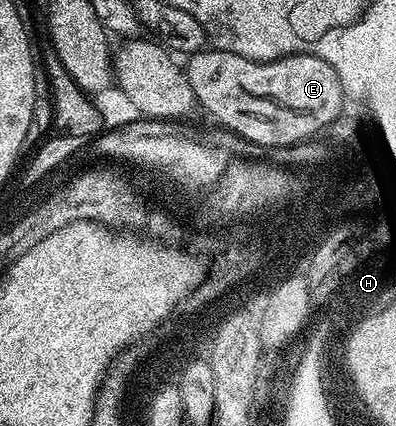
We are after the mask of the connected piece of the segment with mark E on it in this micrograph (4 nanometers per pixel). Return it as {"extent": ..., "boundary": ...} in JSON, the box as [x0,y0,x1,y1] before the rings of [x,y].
{"extent":[185,49,345,146],"boundary":[[[202,49],[188,54],[185,61],[185,74],[195,94],[195,102],[212,115],[214,122],[227,128],[258,146],[292,146],[303,140],[318,136],[323,128],[328,128],[336,118],[344,114],[345,96],[333,65],[321,57],[312,55],[287,55],[284,59],[274,59],[268,63],[258,63],[241,57],[237,53],[218,49]]]}

